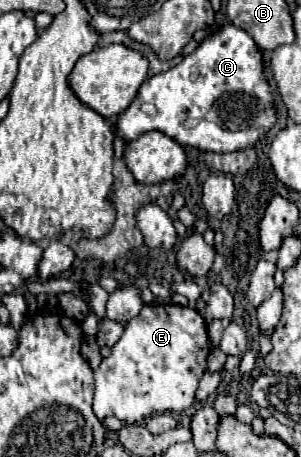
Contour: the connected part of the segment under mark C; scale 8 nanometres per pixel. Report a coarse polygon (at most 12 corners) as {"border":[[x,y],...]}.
{"border":[[227,22],[117,116],[201,152],[275,122],[263,54]]}

